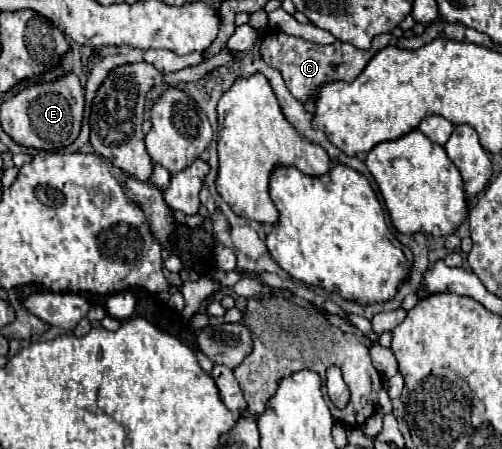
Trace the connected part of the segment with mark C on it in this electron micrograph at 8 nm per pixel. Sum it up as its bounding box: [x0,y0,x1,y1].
[261,31,409,103]

